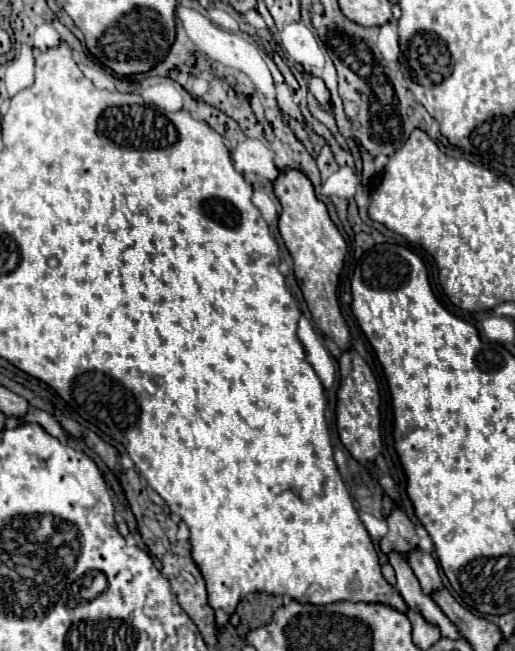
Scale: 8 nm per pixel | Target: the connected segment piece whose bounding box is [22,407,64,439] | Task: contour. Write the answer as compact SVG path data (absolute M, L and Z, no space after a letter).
M30 407L22 421L24 421L24 423L38 423L38 425L42 425L50 435L54 435L54 437L58 437L58 439L64 439L64 429L62 429L60 423L58 423L50 413L46 413L46 411L40 411L40 409Z

